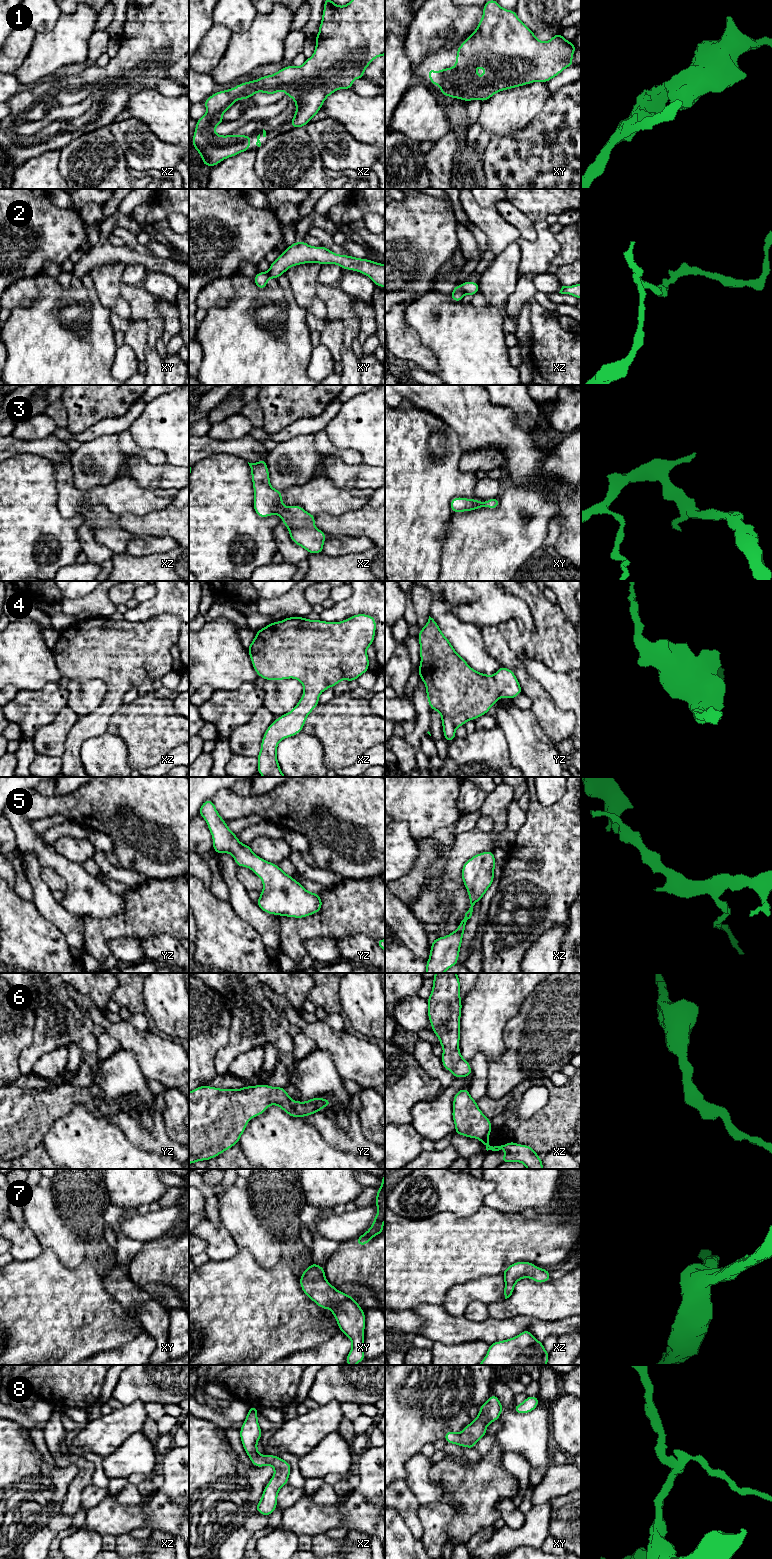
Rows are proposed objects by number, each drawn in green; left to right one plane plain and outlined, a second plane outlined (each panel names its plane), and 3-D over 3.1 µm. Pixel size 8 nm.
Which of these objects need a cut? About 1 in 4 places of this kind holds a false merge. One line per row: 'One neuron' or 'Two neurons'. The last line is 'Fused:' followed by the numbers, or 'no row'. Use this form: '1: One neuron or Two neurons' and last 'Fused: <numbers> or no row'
1: One neuron
2: Two neurons
3: One neuron
4: One neuron
5: One neuron
6: One neuron
7: One neuron
8: One neuron
Fused: 2

